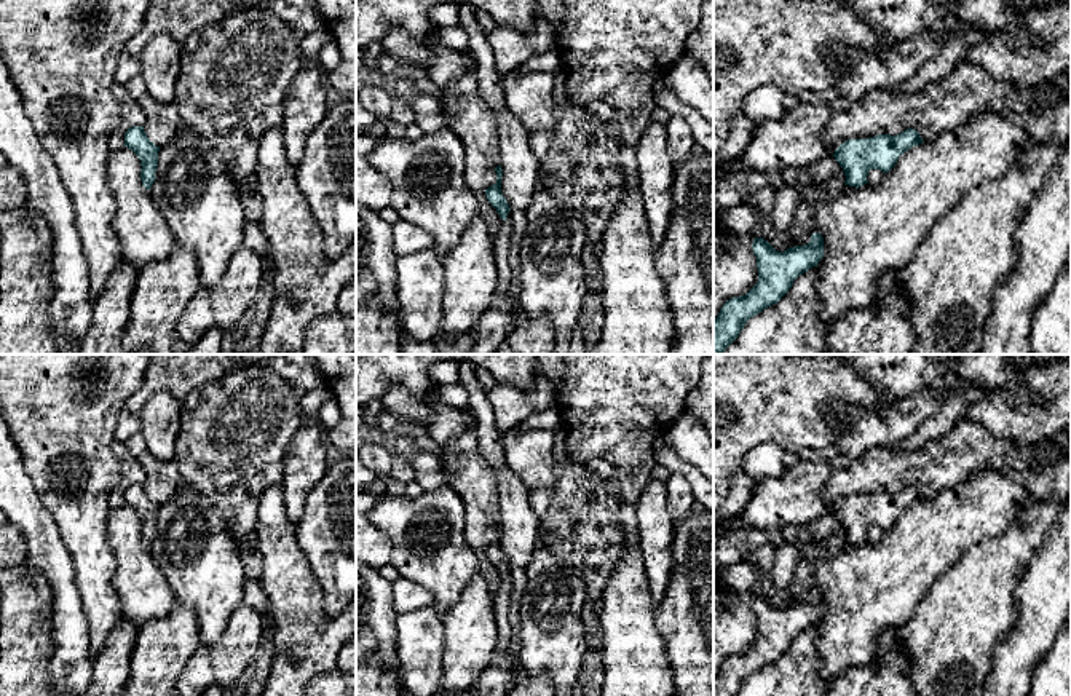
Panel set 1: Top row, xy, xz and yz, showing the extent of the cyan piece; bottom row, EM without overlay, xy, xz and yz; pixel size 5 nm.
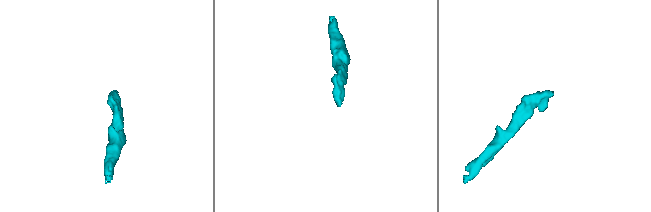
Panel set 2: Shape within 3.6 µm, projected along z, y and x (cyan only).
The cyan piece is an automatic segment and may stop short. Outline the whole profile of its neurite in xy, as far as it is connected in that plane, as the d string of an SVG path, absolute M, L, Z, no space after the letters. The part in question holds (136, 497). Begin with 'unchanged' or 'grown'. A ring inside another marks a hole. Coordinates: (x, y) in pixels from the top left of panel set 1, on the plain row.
unchanged | M132 484L124 490L124 504L132 508L140 517L140 538L142 543L150 548L155 540L155 530L158 524L158 509L156 504L145 492L144 484Z

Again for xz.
unchanged | M496 524L495 528L496 528L498 536L492 544L488 544L485 548L485 554L487 554L488 560L496 567L500 575L506 579L506 575L508 575L508 570L511 565L501 551L503 527L501 527L501 524Z

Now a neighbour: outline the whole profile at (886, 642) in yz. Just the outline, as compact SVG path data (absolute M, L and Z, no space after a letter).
M886 632L881 635L876 650L873 653L871 662L878 662L883 656L886 656L886 653L894 647L895 637L897 637L895 632Z

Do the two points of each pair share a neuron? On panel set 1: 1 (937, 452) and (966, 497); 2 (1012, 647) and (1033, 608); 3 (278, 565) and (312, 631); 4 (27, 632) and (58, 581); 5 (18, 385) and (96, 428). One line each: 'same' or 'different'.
1: different
2: same
3: same
4: different
5: same

